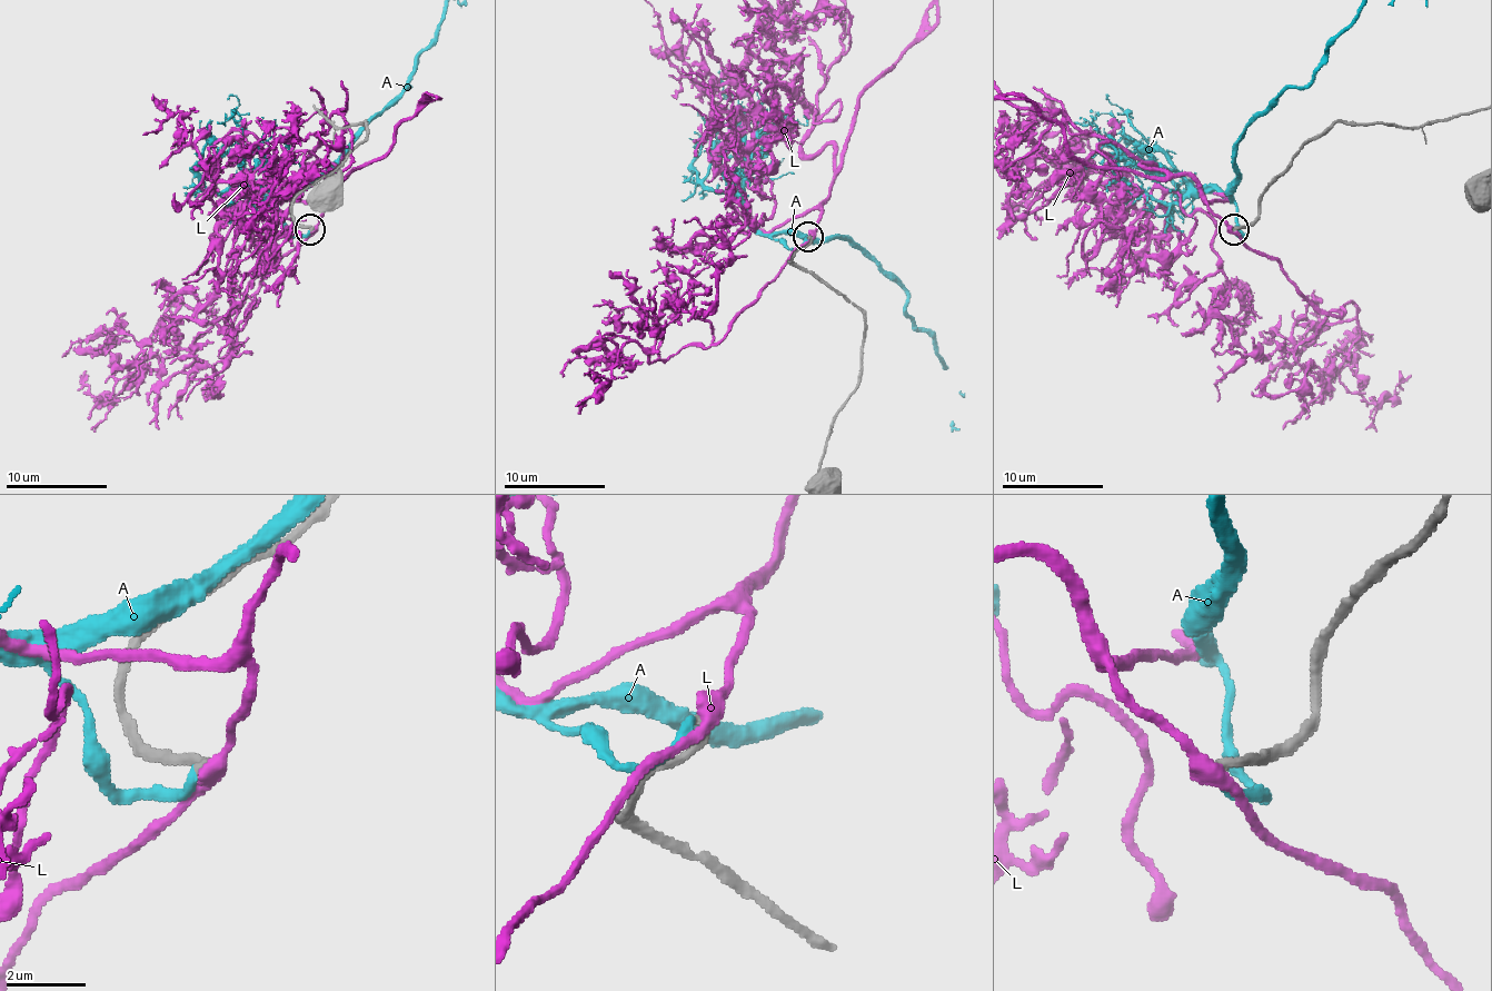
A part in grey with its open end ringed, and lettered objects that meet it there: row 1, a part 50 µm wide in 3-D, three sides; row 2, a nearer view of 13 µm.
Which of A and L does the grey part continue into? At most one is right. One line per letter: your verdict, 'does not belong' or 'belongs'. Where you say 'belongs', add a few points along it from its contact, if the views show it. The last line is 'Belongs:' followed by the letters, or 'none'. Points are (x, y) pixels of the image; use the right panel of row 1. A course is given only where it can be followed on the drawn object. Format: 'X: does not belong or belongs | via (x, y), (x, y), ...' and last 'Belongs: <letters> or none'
A: belongs
L: does not belong
Belongs: A

